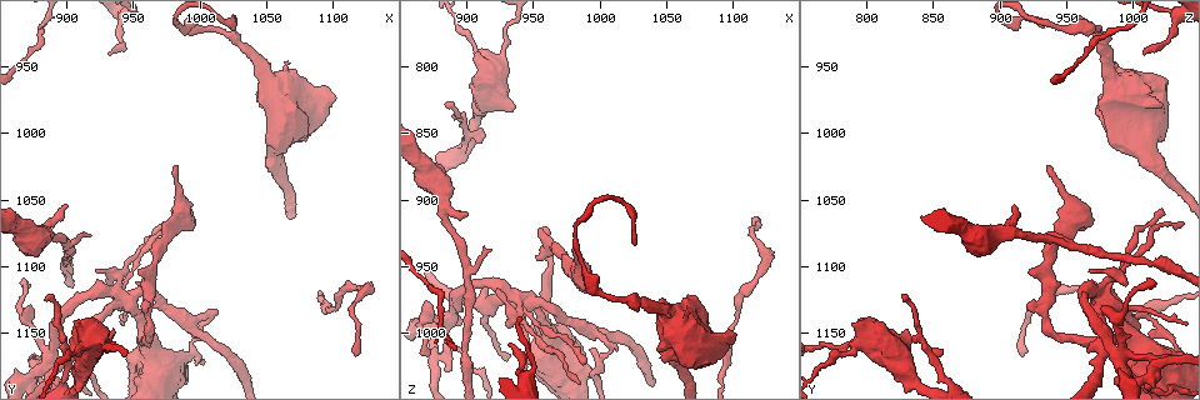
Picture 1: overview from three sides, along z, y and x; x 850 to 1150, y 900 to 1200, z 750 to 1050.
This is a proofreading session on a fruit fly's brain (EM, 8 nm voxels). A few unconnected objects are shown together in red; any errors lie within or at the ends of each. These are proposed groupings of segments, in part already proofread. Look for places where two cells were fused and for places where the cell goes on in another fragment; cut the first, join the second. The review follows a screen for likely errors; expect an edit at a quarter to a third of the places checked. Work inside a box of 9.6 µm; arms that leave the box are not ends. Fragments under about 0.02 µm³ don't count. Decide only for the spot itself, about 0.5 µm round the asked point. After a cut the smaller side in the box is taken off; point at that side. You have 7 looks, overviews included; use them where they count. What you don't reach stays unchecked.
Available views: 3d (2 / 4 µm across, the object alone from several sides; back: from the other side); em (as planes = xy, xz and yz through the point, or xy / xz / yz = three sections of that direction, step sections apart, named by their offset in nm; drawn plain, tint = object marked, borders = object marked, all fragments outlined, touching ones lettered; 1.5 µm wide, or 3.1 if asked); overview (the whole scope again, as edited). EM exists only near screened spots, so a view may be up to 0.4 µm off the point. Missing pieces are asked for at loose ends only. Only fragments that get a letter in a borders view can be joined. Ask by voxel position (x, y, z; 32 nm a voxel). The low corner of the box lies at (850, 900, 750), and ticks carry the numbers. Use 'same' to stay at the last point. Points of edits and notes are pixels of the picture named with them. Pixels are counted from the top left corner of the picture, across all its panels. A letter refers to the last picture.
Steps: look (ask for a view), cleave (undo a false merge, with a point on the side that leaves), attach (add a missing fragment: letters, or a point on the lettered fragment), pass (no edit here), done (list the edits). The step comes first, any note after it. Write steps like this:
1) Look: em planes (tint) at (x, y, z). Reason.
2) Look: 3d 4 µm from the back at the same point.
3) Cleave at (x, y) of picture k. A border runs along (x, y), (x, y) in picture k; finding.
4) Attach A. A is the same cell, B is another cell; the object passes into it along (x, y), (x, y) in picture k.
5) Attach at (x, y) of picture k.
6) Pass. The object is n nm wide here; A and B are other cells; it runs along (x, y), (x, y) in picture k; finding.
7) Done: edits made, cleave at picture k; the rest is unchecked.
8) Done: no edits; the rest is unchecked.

Look: em xy step 8 (borders) at (1116, 1164, 922). Tapers out.

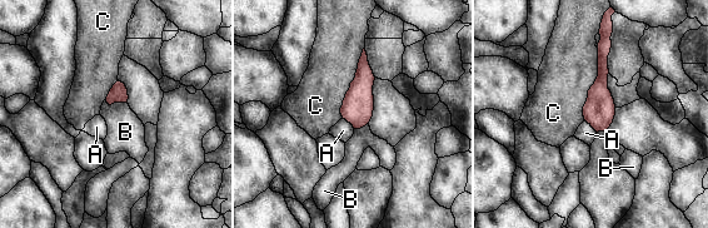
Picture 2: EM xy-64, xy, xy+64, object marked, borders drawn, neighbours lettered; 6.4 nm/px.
Pass. The object is 200 nm wide here; A, B and C are other cells; a border runs along (598, 48), (598, 75), (583, 119) in picture 2; none of them fits.

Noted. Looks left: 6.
Look: 3d 4 µm at (1004, 1136, 1006). Closes a loop.

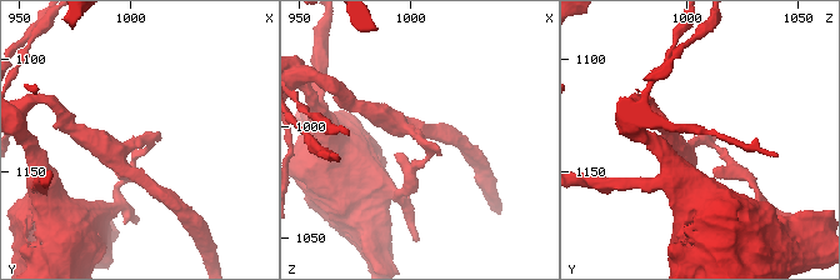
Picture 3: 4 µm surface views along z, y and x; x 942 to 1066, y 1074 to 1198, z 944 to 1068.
Look: em planes (borders) at (1003, 1136, 1007). The arms are 220, 300 nm wide; now the EM.

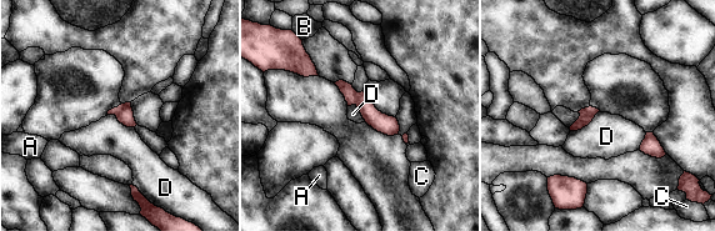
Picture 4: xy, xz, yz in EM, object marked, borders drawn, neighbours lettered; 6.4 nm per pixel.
Cleave at (346, 89) of picture 4. A, B, C and D are other cells; a border runs along (358, 93), (354, 104) in picture 4; two cells meet here.

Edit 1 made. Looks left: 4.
Done: edits made, cleave at picture 4; the rest is unchecked.

